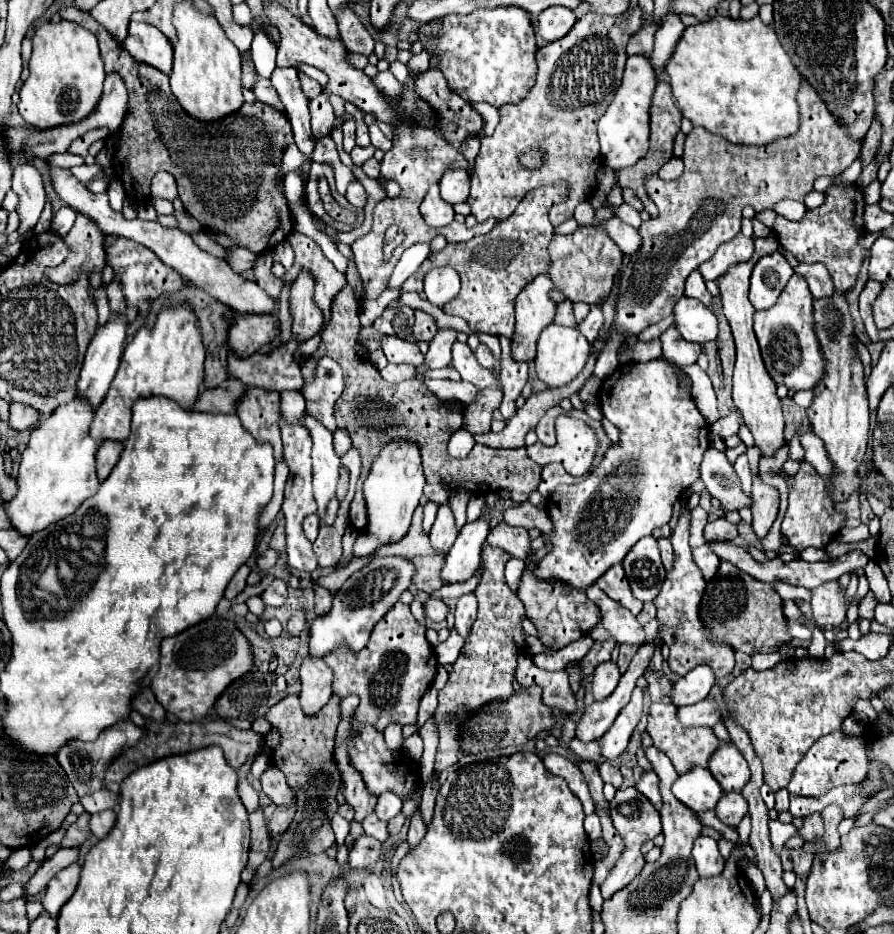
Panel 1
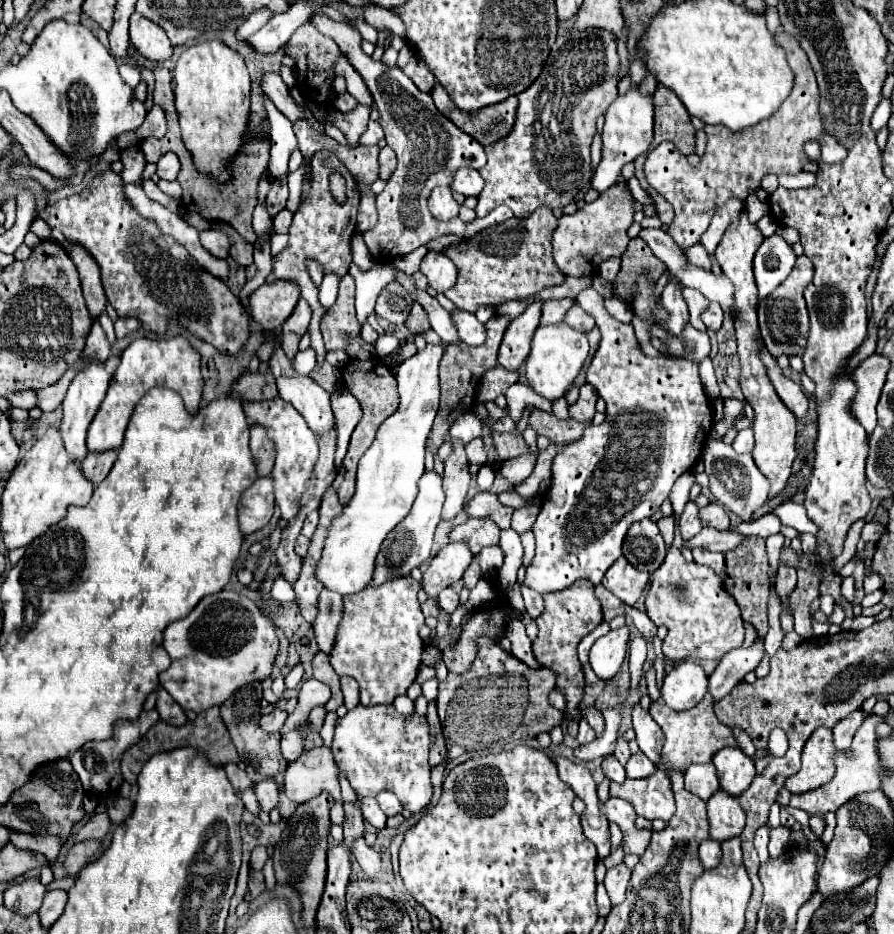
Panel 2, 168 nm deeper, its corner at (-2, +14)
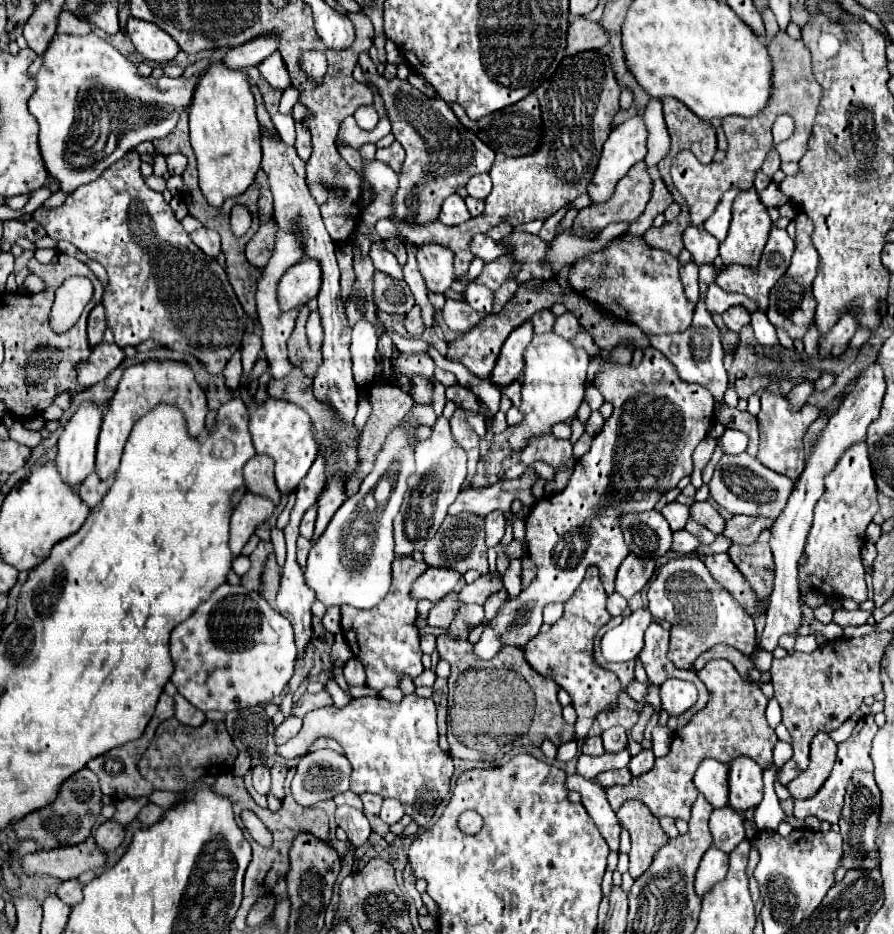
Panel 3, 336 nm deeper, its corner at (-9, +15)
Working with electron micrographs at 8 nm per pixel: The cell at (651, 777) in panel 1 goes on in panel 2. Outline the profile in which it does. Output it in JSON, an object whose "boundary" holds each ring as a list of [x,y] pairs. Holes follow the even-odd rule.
{"boundary":[[[637,751],[637,753],[633,753],[629,757],[629,761],[625,763],[625,769],[627,769],[627,777],[629,779],[643,779],[643,777],[647,777],[647,775],[653,773],[655,765],[641,751]]]}

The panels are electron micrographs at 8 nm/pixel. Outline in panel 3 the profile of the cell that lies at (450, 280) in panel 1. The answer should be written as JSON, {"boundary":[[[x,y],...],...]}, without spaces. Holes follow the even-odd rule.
{"boundary":[[[426,244],[418,248],[418,268],[424,276],[426,286],[432,292],[446,292],[454,280],[454,256],[450,248],[438,246],[438,244]]]}

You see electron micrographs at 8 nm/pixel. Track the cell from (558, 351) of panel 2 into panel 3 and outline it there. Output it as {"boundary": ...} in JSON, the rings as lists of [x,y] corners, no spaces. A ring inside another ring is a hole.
{"boundary":[[[554,332],[536,334],[524,354],[524,380],[522,380],[522,406],[524,420],[514,428],[510,440],[512,450],[522,450],[532,434],[550,432],[552,424],[572,418],[584,400],[586,370],[590,356],[582,348],[576,348],[570,340],[556,336]]]}

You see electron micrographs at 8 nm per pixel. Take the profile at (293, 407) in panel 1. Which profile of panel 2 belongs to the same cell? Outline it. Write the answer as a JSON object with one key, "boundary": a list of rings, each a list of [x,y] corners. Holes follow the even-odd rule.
{"boundary":[[[307,347],[305,351],[299,351],[299,353],[297,353],[297,357],[295,357],[295,361],[293,361],[293,369],[295,369],[297,373],[301,373],[301,375],[309,375],[309,373],[313,371],[315,363],[317,363],[315,351],[313,351],[313,347]]]}

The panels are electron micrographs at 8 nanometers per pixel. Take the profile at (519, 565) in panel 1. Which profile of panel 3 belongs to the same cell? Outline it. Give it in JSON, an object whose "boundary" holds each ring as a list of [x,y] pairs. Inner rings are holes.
{"boundary":[[[548,604],[548,608],[544,608],[544,622],[546,624],[554,624],[558,618],[562,616],[562,604]]]}

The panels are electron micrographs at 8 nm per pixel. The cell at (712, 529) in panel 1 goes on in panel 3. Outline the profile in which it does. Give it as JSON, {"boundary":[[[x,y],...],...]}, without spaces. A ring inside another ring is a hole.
{"boundary":[[[694,502],[692,508],[690,508],[690,516],[692,516],[698,524],[706,526],[708,530],[712,530],[714,534],[722,534],[722,532],[724,532],[726,520],[718,514],[718,510],[716,510],[710,502]]]}

